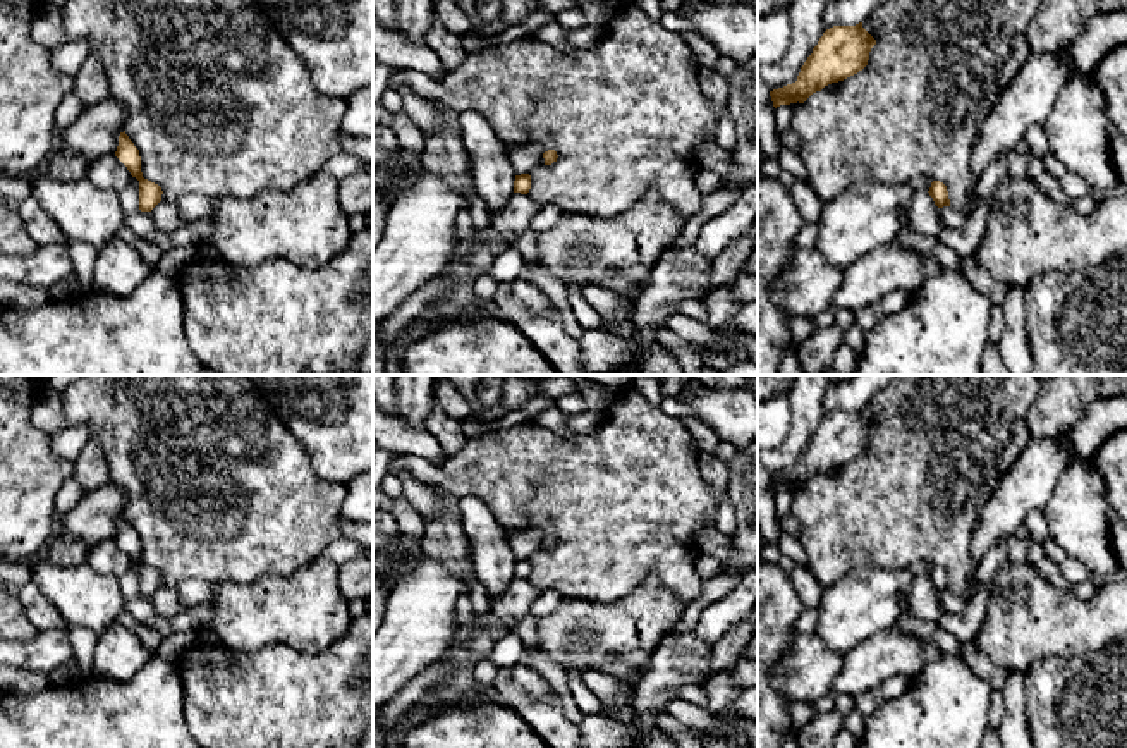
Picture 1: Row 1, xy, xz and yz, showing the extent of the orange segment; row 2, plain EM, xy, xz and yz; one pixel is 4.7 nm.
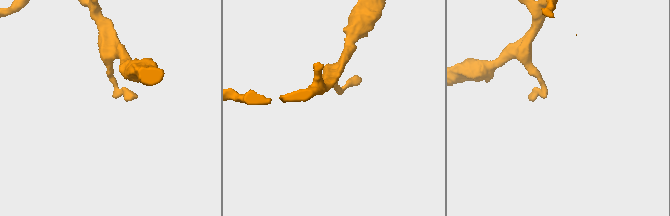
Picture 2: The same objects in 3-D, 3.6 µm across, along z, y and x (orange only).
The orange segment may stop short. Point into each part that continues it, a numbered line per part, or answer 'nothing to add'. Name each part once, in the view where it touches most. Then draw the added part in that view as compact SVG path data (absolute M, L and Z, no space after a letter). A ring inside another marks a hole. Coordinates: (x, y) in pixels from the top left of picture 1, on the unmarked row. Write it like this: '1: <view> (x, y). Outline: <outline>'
nothing to add

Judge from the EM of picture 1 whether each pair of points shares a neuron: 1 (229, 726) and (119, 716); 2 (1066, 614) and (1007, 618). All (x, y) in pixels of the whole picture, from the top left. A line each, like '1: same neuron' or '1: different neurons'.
1: different neurons
2: same neuron

